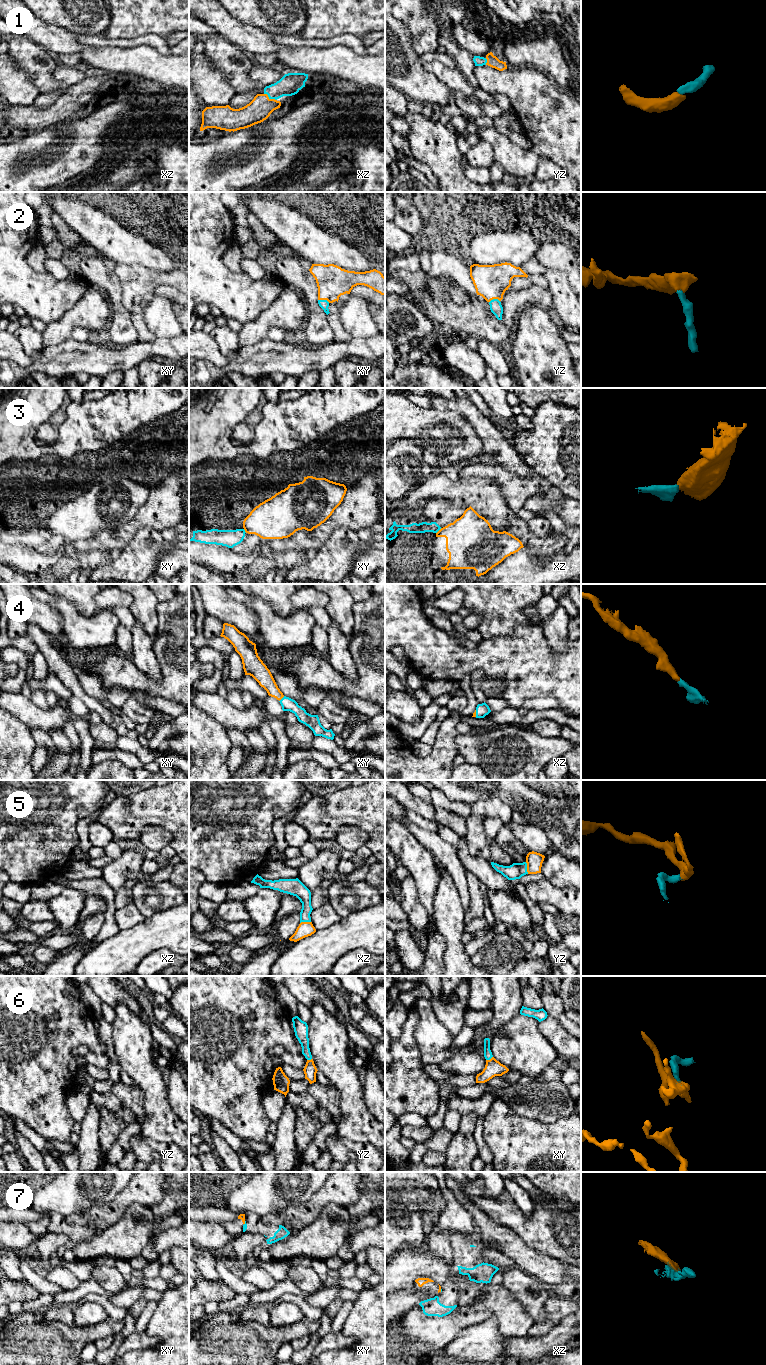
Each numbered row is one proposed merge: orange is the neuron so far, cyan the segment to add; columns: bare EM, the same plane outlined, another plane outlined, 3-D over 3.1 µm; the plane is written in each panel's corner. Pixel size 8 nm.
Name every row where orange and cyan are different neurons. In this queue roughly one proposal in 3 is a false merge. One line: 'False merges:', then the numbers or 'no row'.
False merges: 3, 7

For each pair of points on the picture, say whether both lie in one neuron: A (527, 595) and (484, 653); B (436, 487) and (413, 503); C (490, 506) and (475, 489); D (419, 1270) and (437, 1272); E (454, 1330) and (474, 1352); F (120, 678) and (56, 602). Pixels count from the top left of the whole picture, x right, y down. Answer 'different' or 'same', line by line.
A: different
B: same
C: same
D: same
E: different
F: different

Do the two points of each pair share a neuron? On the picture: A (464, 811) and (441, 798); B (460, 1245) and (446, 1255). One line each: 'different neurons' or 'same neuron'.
A: same neuron
B: different neurons

